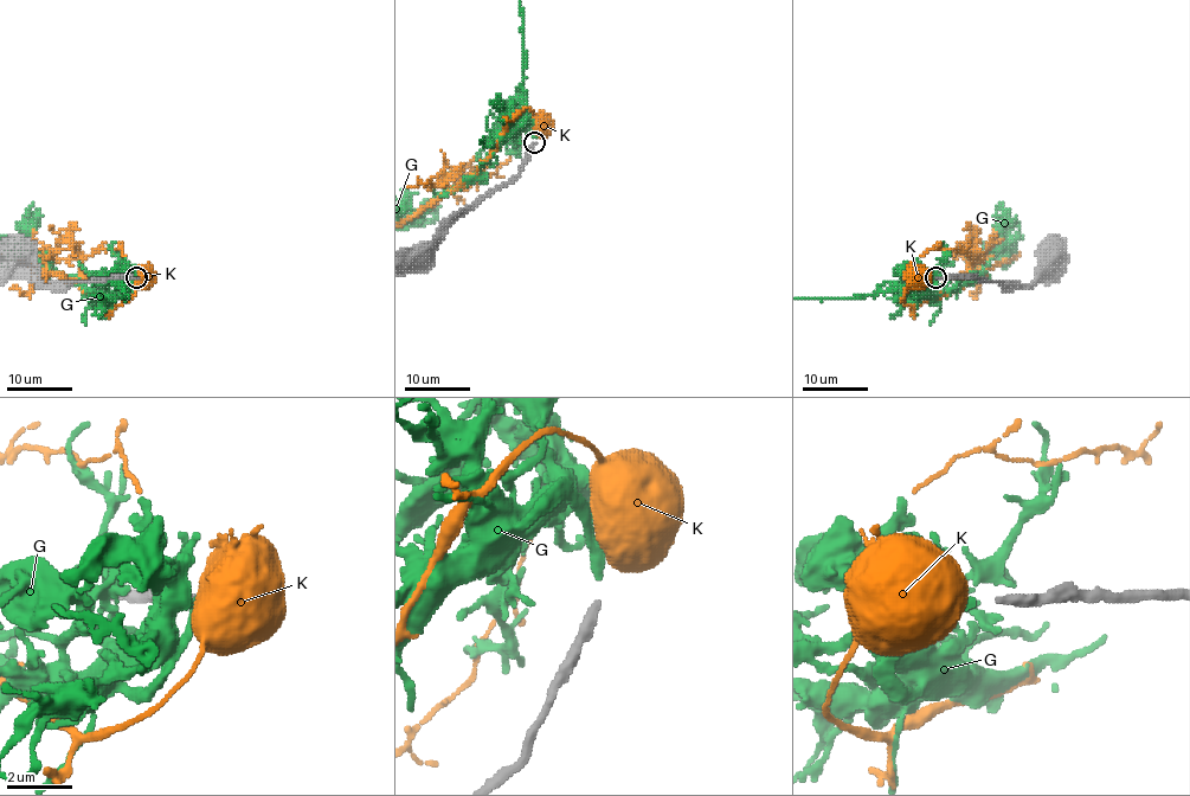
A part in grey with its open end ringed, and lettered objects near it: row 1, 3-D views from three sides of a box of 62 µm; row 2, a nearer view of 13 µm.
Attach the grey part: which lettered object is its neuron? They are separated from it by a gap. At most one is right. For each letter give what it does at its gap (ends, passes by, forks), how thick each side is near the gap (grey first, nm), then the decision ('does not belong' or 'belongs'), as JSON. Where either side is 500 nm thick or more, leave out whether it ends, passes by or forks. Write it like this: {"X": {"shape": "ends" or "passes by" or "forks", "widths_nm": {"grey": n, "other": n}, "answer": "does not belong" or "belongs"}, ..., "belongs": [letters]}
{"G": {"shape": "ends", "widths_nm": {"grey": 280, "other": 400}, "answer": "belongs"}, "K": {"widths_nm": {"grey": 280, "other": 1000}, "answer": "does not belong"}, "belongs": ["G"]}

